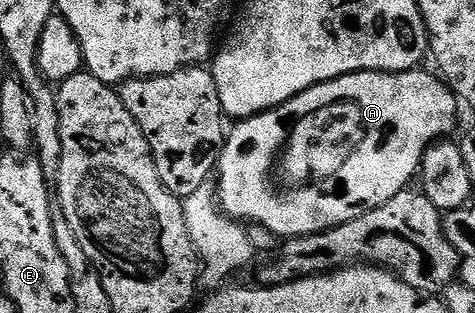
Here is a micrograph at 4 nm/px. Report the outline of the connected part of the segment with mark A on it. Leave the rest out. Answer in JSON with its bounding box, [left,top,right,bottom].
[215,68,458,240]

